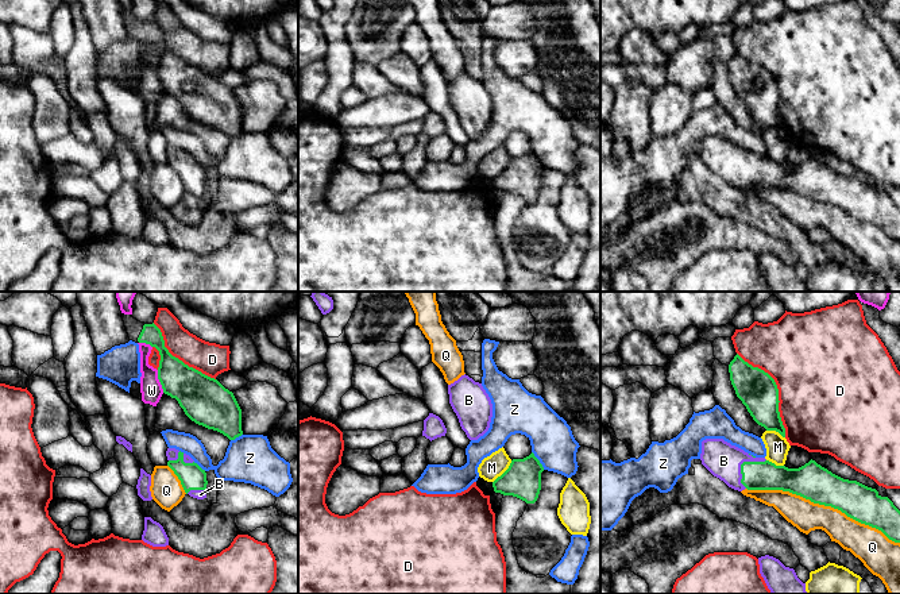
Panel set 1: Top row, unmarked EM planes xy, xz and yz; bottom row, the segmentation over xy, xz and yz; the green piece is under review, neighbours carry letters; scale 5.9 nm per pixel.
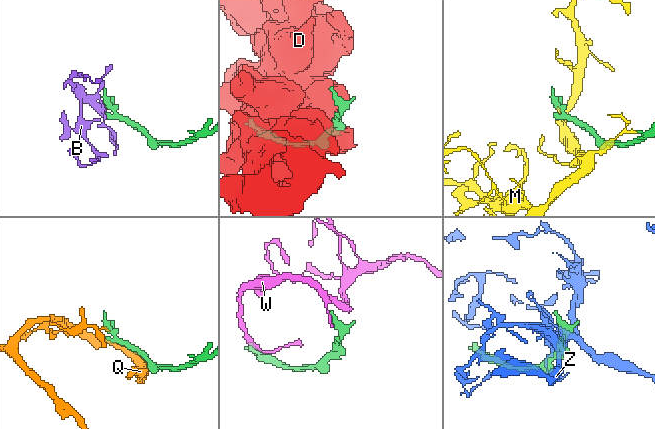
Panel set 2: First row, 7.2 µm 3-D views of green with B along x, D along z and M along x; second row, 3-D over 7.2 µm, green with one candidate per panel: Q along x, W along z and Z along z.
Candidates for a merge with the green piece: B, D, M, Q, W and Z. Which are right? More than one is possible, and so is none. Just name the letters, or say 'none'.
B

